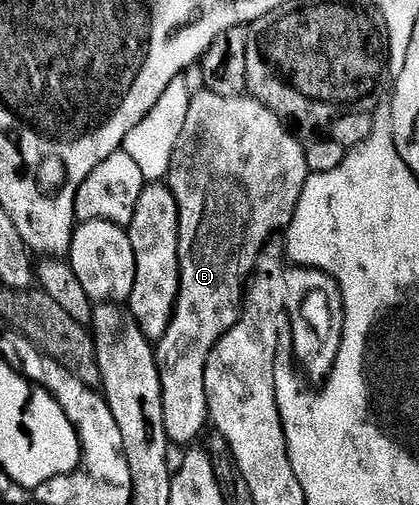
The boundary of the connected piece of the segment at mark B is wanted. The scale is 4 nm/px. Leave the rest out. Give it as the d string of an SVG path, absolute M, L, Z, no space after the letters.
M199 91L194 94L189 103L189 115L185 115L185 127L181 127L181 135L177 139L177 147L171 156L169 171L165 178L165 184L171 190L173 199L179 212L179 291L175 300L175 310L171 315L171 322L163 337L160 337L155 345L155 362L161 381L161 399L163 400L163 423L167 432L168 442L175 441L182 447L192 444L191 441L203 428L208 428L209 414L207 412L207 396L205 395L205 367L209 355L215 349L215 344L230 331L239 321L241 306L243 304L243 291L247 284L247 278L255 267L255 261L263 252L267 241L275 232L286 230L291 224L297 203L301 199L301 191L305 187L309 172L306 165L306 148L304 143L298 141L287 129L281 118L273 111L265 108L260 101L250 95L241 97L226 97L216 93Z

